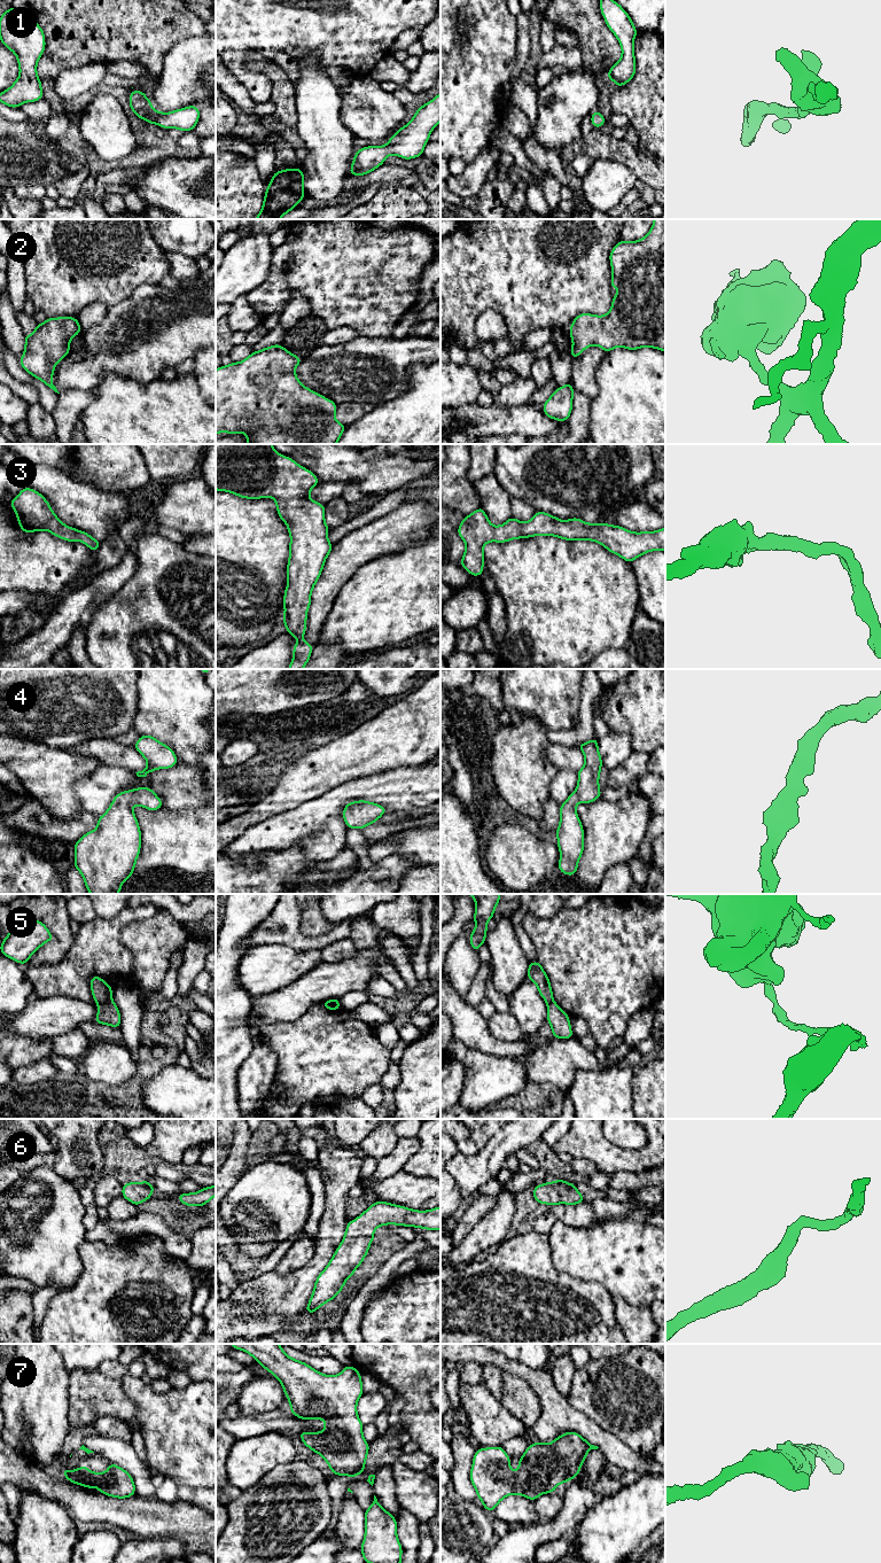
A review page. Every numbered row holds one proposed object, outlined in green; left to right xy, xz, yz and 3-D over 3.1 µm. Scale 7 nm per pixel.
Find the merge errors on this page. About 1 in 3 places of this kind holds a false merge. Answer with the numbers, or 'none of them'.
5

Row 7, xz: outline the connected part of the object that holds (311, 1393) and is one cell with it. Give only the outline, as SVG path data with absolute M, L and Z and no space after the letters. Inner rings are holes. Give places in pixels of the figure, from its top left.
M229 1344L235 1350L250 1354L264 1369L268 1370L282 1384L289 1410L298 1418L325 1421L322 1432L303 1432L303 1444L319 1453L329 1464L329 1471L336 1476L353 1478L364 1472L369 1444L364 1439L364 1424L357 1414L357 1402L364 1394L361 1374L353 1366L345 1366L338 1375L323 1375L305 1362L288 1356L280 1344Z

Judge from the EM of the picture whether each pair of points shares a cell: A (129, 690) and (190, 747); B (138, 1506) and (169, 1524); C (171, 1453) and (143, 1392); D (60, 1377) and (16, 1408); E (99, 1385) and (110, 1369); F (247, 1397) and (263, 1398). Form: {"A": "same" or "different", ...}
{"A": "different", "B": "same", "C": "same", "D": "same", "E": "different", "F": "same"}

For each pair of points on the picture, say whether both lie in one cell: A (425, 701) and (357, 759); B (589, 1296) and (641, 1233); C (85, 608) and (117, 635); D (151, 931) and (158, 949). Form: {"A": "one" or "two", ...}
{"A": "one", "B": "two", "C": "two", "D": "one"}

